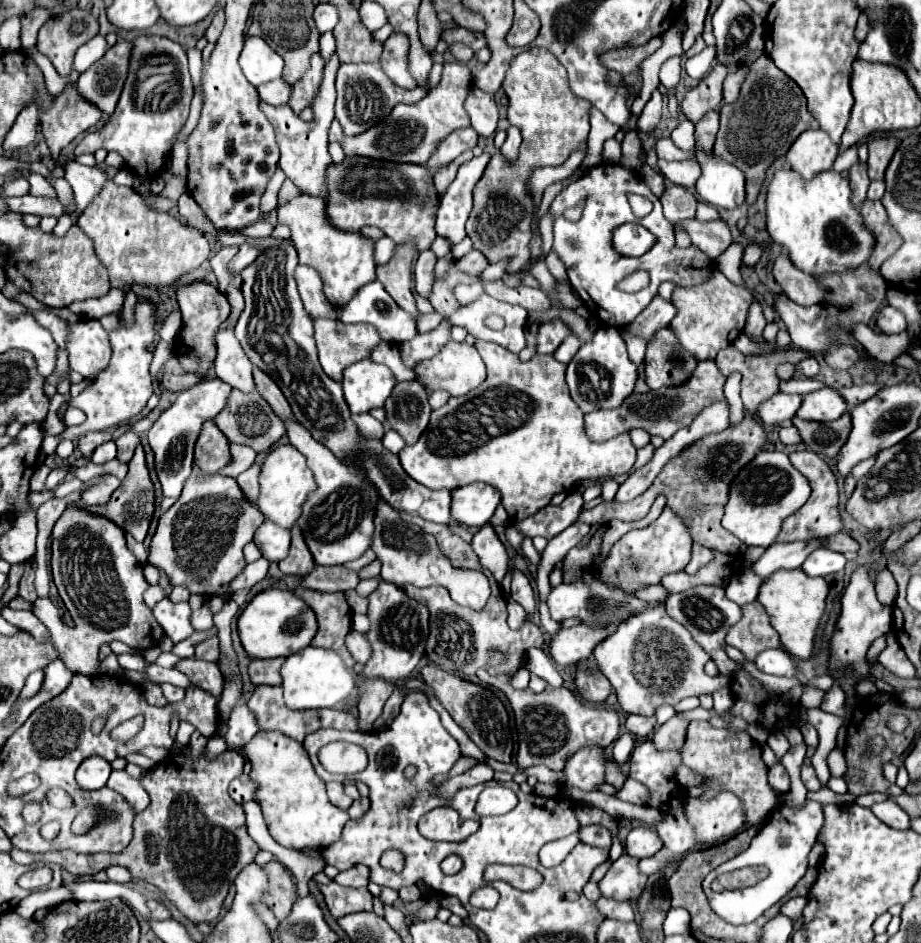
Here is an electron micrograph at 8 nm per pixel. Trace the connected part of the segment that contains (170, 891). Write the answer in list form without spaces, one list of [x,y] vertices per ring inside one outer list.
[[[185,748],[181,754],[169,754],[161,764],[147,770],[141,778],[143,788],[151,796],[151,804],[145,812],[135,816],[133,826],[133,838],[129,846],[119,854],[77,854],[71,850],[61,852],[45,852],[45,854],[33,854],[33,852],[21,852],[19,848],[11,850],[13,862],[17,864],[33,864],[33,862],[53,862],[65,868],[67,872],[75,876],[85,874],[97,874],[99,870],[107,870],[109,866],[127,866],[135,880],[145,880],[153,886],[157,886],[165,898],[177,906],[181,914],[185,914],[191,922],[211,922],[219,916],[221,904],[229,892],[229,886],[233,884],[235,876],[253,862],[259,846],[255,840],[247,834],[245,826],[245,812],[243,808],[233,802],[227,788],[233,778],[241,776],[243,770],[243,756],[235,750],[227,750],[219,754],[213,762],[207,762],[201,754],[199,760],[193,760],[189,756],[189,750]]]

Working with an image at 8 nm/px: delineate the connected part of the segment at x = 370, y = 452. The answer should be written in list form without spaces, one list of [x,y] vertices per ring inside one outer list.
[[[281,246],[279,250],[267,250],[265,256],[257,258],[241,272],[245,310],[241,312],[235,326],[235,336],[241,342],[245,356],[253,366],[263,370],[277,382],[287,402],[291,404],[291,410],[297,416],[299,424],[309,428],[311,436],[317,442],[325,444],[325,448],[335,452],[335,456],[341,460],[359,460],[359,464],[367,472],[367,478],[377,486],[381,498],[385,498],[395,510],[403,508],[403,512],[419,516],[423,520],[449,524],[449,490],[429,490],[417,484],[405,474],[397,454],[385,450],[379,440],[365,440],[359,436],[357,426],[351,420],[351,412],[341,396],[341,384],[331,380],[317,360],[313,322],[309,320],[309,316],[305,316],[293,280],[293,270],[297,264],[297,250],[293,246]]]

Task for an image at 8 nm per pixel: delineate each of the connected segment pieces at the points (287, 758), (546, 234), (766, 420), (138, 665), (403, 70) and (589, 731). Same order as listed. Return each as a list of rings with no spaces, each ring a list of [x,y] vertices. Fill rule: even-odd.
[[[269,730],[257,732],[243,750],[251,760],[249,778],[257,784],[253,800],[261,806],[269,832],[281,846],[325,850],[341,838],[349,814],[329,802],[325,782],[313,772],[313,764],[301,742],[281,736],[277,730]]]
[[[545,212],[539,220],[539,230],[541,230],[541,236],[543,236],[543,248],[545,248],[545,254],[551,250],[553,246],[553,216],[551,212]]]
[[[777,392],[773,394],[769,400],[761,402],[759,408],[757,408],[757,418],[761,420],[763,426],[777,426],[781,424],[783,420],[789,420],[795,416],[797,408],[801,406],[801,396],[799,394],[783,394],[783,392]]]
[[[121,654],[121,656],[117,656],[117,660],[119,660],[121,668],[125,668],[125,670],[145,670],[145,668],[147,668],[145,660],[143,660],[143,658],[139,658],[139,656]]]
[[[393,34],[383,42],[383,52],[381,52],[381,66],[383,72],[401,88],[413,90],[417,84],[413,76],[409,76],[407,70],[407,52],[409,44],[403,34]]]
[[[485,670],[477,672],[481,684],[491,684],[505,692],[511,702],[511,708],[517,718],[519,730],[519,752],[517,764],[521,768],[545,764],[551,770],[563,770],[565,762],[583,746],[609,746],[619,736],[619,716],[609,708],[587,706],[581,698],[573,696],[567,688],[547,686],[543,692],[535,694],[533,690],[517,690],[511,686],[513,674],[497,674],[489,676]]]

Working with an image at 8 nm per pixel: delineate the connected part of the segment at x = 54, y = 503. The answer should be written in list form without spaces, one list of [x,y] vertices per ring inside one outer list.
[[[81,492],[69,494],[65,498],[53,498],[53,500],[47,500],[45,504],[41,504],[37,508],[39,534],[37,534],[37,554],[35,554],[35,560],[39,562],[39,566],[47,566],[47,540],[51,536],[53,524],[59,520],[59,516],[65,510],[65,506],[69,504],[69,500],[79,500],[79,496],[81,496]]]

